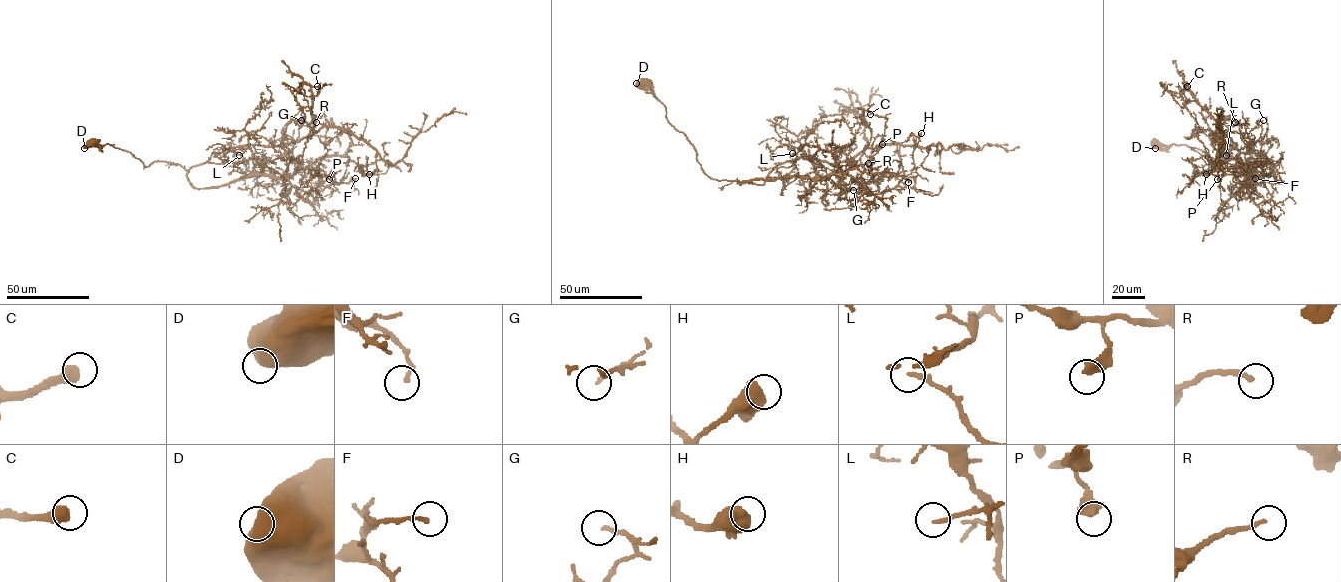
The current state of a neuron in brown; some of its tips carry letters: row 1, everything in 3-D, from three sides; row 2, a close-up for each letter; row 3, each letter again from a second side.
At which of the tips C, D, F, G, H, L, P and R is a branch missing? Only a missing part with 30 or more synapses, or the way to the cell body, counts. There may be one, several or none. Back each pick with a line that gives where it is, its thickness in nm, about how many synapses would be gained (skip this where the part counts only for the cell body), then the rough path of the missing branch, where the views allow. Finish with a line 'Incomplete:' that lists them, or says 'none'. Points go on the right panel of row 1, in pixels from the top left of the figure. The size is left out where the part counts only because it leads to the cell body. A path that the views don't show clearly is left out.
C: (1187, 86) | 500 nm | 80 syn | (1187, 86), (1193, 86), (1190, 93), (1178, 94)
R: (1235, 122) | 170 nm | 30 syn | (1235, 122), (1230, 124), (1221, 117), (1209, 127)
Incomplete: C, R

